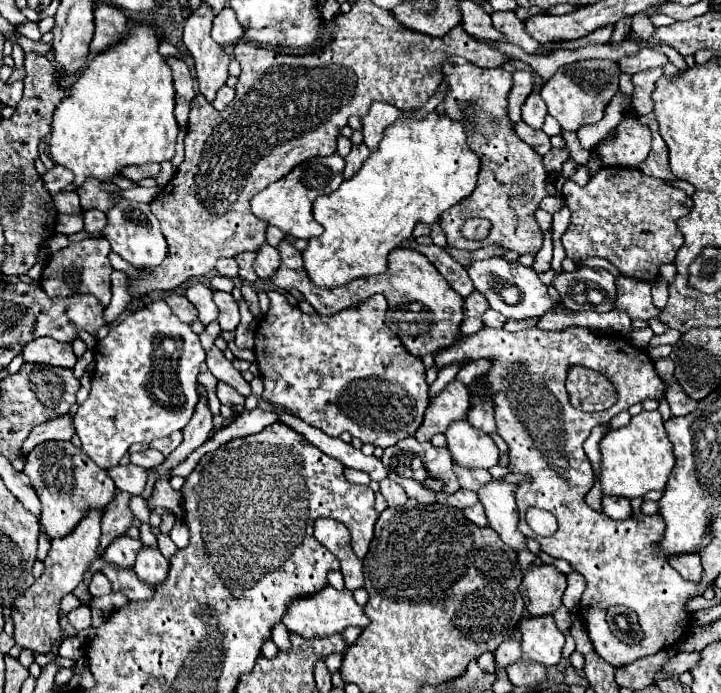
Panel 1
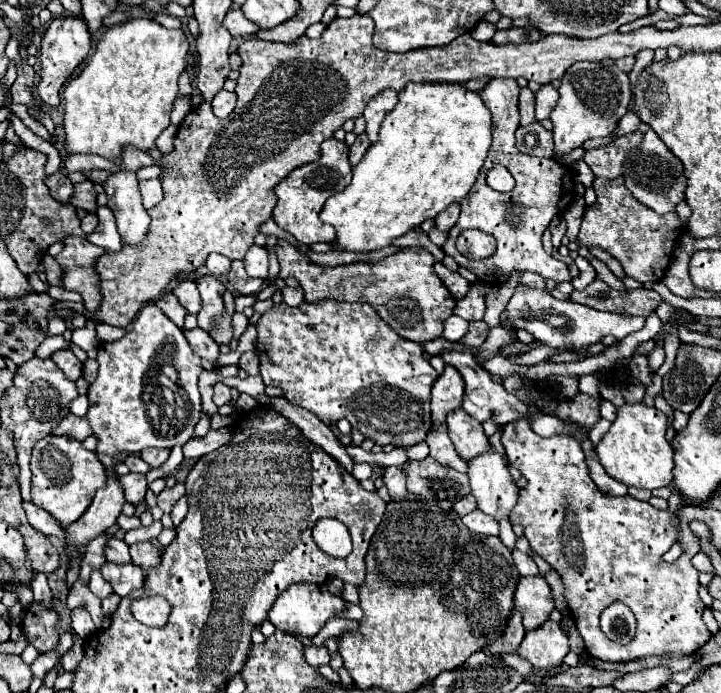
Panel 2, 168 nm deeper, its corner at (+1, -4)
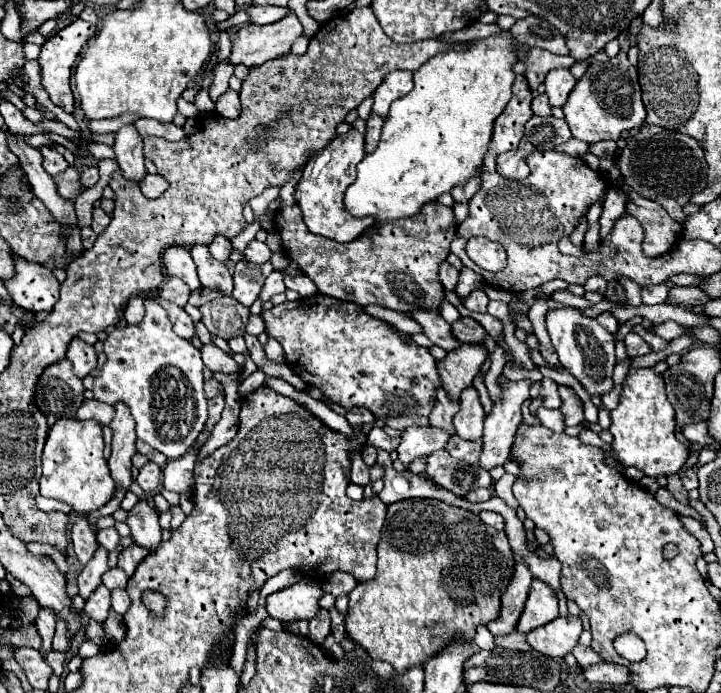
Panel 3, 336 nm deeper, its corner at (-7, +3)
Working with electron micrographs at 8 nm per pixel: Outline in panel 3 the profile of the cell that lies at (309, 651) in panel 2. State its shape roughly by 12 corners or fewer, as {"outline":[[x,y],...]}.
{"outline":[[321,608],[309,620],[309,640],[321,646],[331,630],[331,614]]}

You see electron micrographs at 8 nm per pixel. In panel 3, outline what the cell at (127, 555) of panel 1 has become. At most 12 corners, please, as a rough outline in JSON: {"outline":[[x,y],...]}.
{"outline":[[115,528],[99,530],[97,542],[105,550],[119,548],[121,536]]}

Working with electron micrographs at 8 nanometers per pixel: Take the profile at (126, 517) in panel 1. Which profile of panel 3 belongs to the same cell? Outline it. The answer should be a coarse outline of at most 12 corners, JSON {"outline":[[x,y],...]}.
{"outline":[[103,546],[77,576],[83,598],[101,584],[101,574],[109,568],[109,552]]}

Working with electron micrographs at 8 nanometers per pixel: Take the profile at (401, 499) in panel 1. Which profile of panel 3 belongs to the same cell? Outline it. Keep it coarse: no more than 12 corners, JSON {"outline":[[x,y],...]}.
{"outline":[[415,426],[401,434],[399,462],[413,460],[445,448],[449,434]]}

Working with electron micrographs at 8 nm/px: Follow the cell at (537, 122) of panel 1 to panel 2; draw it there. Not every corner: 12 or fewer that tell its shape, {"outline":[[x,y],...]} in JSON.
{"outline":[[551,83],[541,85],[535,117],[543,121],[555,109],[559,93]]}

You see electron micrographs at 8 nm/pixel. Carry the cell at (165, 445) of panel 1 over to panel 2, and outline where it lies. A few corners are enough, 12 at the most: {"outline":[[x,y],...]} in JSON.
{"outline":[[143,449],[139,453],[151,469],[167,461],[167,449]]}

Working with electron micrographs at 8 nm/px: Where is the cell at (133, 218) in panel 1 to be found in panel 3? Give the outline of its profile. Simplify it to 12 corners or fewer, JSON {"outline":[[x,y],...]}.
{"outline":[[133,124],[117,132],[113,150],[123,178],[139,184],[147,170],[143,138]]}

